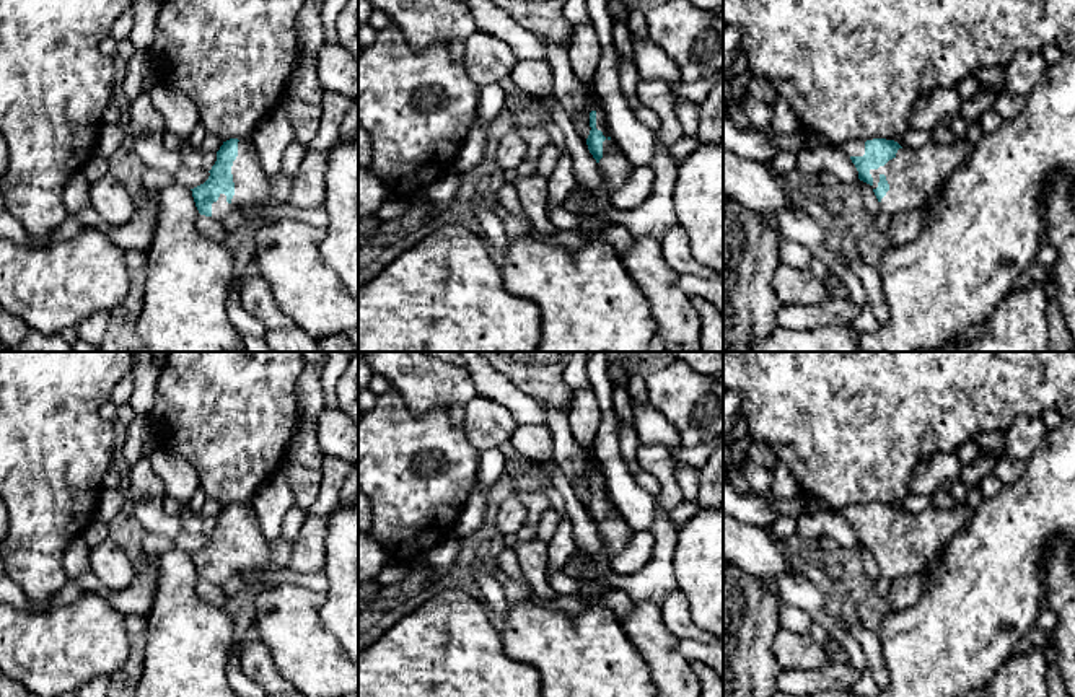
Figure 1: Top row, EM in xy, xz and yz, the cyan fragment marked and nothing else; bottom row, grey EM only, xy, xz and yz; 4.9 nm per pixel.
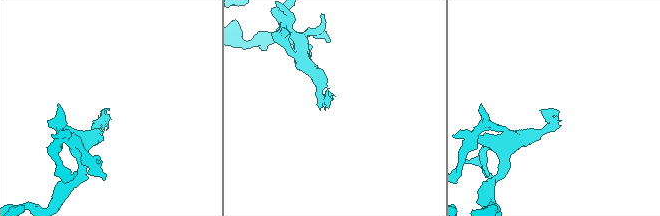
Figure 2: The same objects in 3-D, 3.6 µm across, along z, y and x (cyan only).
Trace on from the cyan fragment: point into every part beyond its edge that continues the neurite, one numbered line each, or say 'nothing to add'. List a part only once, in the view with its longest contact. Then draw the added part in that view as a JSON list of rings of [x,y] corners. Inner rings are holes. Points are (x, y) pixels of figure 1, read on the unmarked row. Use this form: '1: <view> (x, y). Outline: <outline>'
1: yz (914, 541). Outline: [[[966,505],[950,510],[928,506],[924,511],[899,513],[896,521],[878,534],[870,534],[873,554],[884,539],[889,555],[880,567],[880,578],[893,581],[904,575],[924,573],[935,565],[941,550],[951,539],[966,529],[972,511]]]

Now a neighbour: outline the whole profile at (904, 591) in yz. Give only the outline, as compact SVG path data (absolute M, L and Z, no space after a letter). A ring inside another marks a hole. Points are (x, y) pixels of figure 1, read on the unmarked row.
M922 573L904 575L891 581L884 601L893 611L902 611L914 606L925 593L927 580Z

